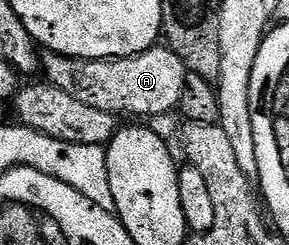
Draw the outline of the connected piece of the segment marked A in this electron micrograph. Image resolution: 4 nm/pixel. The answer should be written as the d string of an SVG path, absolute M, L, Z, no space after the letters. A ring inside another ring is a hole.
M166 45L150 47L139 55L130 55L124 59L71 59L68 55L47 53L41 59L41 71L46 82L57 85L57 89L65 89L69 97L77 97L77 101L85 101L85 105L93 105L93 109L109 111L116 117L127 115L163 115L166 111L175 111L181 101L181 89L185 89L185 77L189 74L181 57Z

